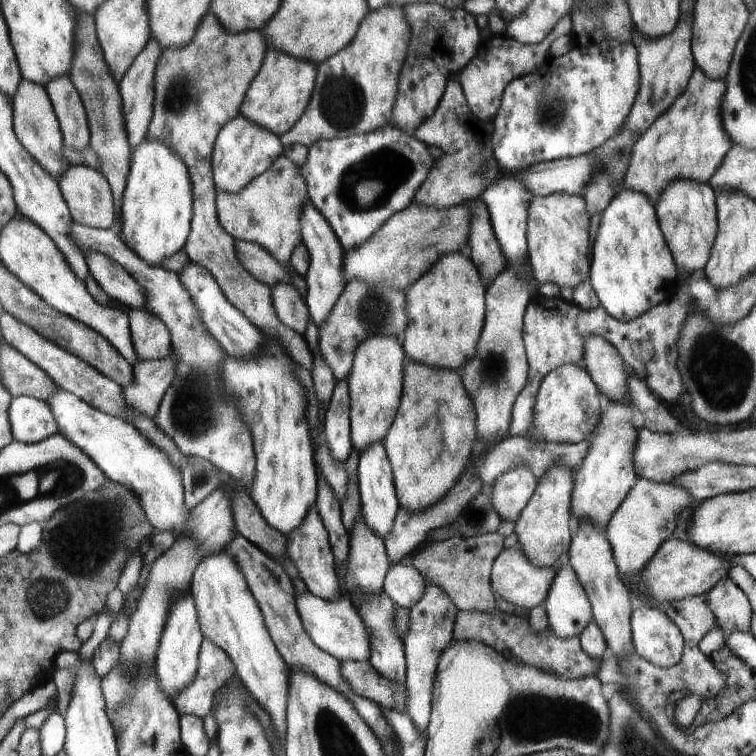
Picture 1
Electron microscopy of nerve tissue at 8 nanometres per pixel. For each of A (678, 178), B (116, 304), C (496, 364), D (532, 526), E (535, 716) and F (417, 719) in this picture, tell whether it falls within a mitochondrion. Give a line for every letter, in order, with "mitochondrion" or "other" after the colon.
A: other
B: other
C: mitochondrion
D: other
E: mitochondrion
F: other

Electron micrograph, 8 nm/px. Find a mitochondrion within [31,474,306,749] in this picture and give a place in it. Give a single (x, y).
(121, 681)

